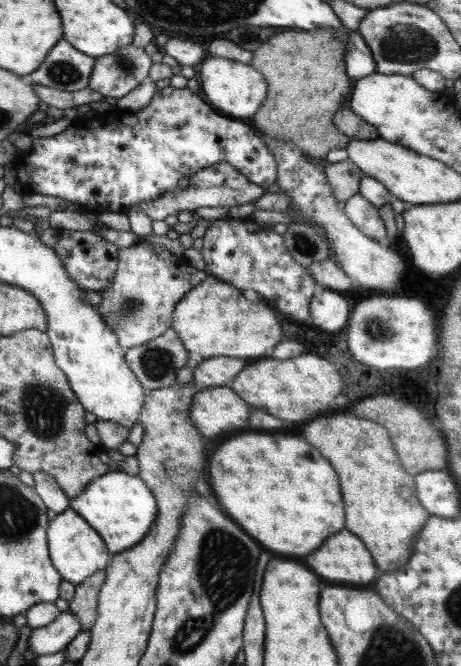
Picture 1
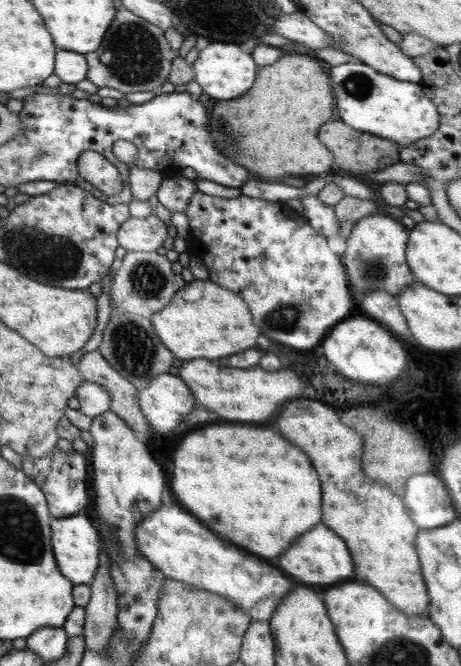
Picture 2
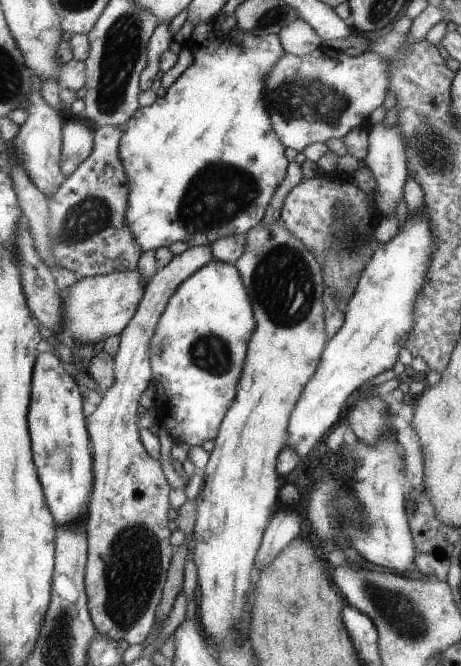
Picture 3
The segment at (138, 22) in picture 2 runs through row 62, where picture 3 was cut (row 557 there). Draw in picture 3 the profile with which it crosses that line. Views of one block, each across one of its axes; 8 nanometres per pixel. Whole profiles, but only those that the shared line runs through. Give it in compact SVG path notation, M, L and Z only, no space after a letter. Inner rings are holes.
M209 246L188 247L185 252L173 255L163 267L157 267L144 288L141 300L129 322L118 335L120 341L114 354L113 384L104 392L100 403L93 412L85 417L86 429L90 438L92 452L92 485L86 512L86 565L84 568L84 587L87 608L95 632L117 641L125 640L127 644L145 643L149 629L156 620L155 611L160 602L166 572L174 553L169 542L167 516L170 509L167 494L171 487L161 471L159 461L150 457L141 444L135 424L139 395L151 380L148 344L153 336L158 316L166 307L174 288L181 284L190 274L201 268L211 258Z

